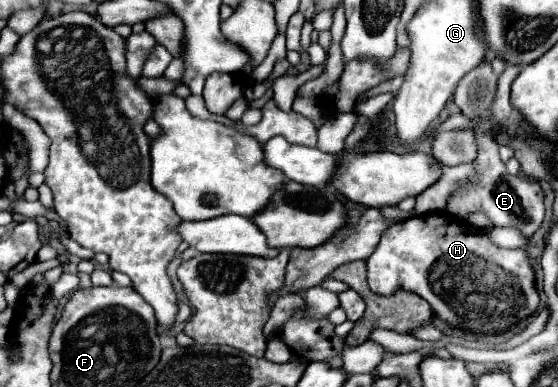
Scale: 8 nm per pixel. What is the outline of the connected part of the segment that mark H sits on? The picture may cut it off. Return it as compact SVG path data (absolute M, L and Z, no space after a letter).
M446 212L412 216L384 232L368 262L368 286L390 296L398 286L430 302L440 320L472 334L502 334L536 314L540 298L526 250L496 246L486 234Z

